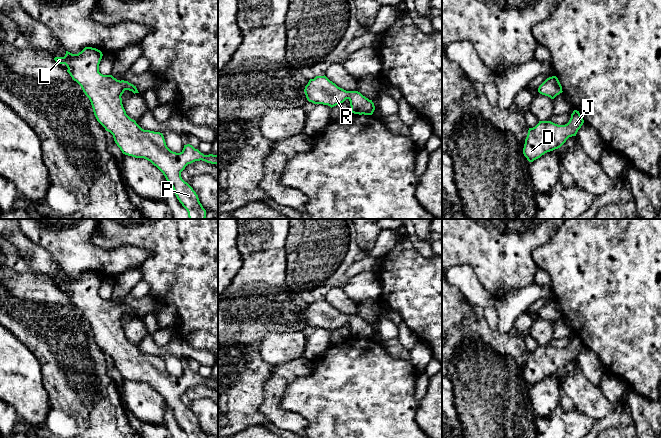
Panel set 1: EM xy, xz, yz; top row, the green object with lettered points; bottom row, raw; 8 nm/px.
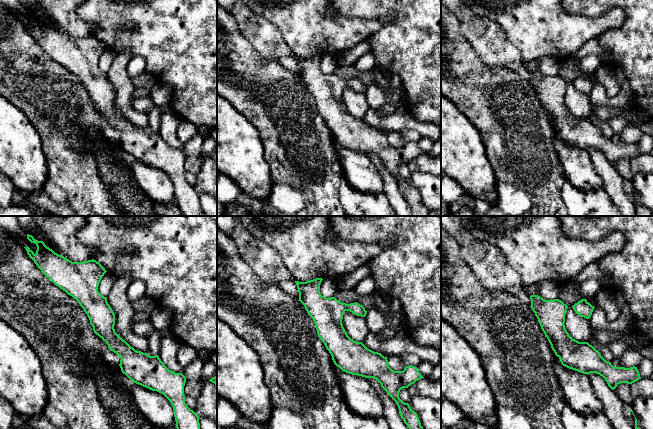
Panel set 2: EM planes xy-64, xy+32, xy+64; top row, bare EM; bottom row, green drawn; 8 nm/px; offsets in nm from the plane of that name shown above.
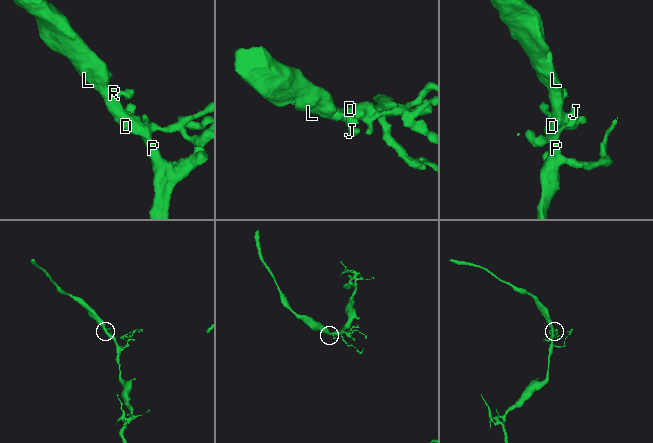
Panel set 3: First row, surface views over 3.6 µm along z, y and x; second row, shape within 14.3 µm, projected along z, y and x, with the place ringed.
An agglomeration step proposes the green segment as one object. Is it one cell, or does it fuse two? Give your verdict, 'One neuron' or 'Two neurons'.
One neuron

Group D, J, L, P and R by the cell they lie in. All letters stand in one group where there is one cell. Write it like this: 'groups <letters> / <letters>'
groups D J L P R

